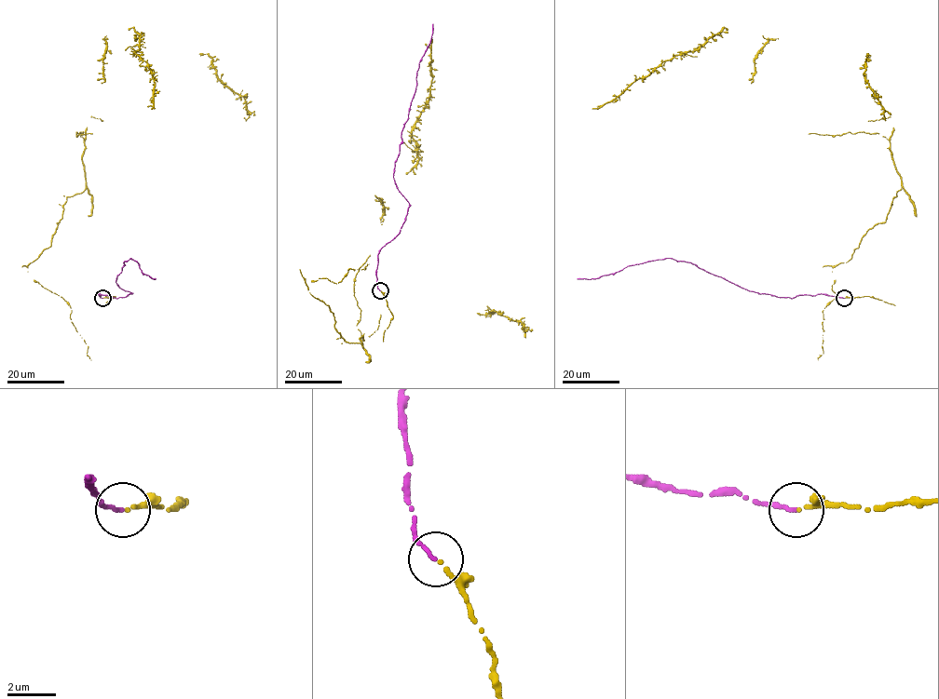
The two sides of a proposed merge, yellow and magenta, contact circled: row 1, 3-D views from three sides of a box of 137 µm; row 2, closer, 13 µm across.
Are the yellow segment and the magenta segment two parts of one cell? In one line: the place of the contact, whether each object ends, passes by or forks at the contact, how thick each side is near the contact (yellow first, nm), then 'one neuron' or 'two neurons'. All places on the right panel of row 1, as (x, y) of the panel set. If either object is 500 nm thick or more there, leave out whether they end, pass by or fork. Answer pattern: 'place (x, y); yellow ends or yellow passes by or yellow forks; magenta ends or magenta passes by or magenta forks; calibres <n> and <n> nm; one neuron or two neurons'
place (844, 298); yellow ends; magenta ends; calibres 160 and 140 nm; one neuron

